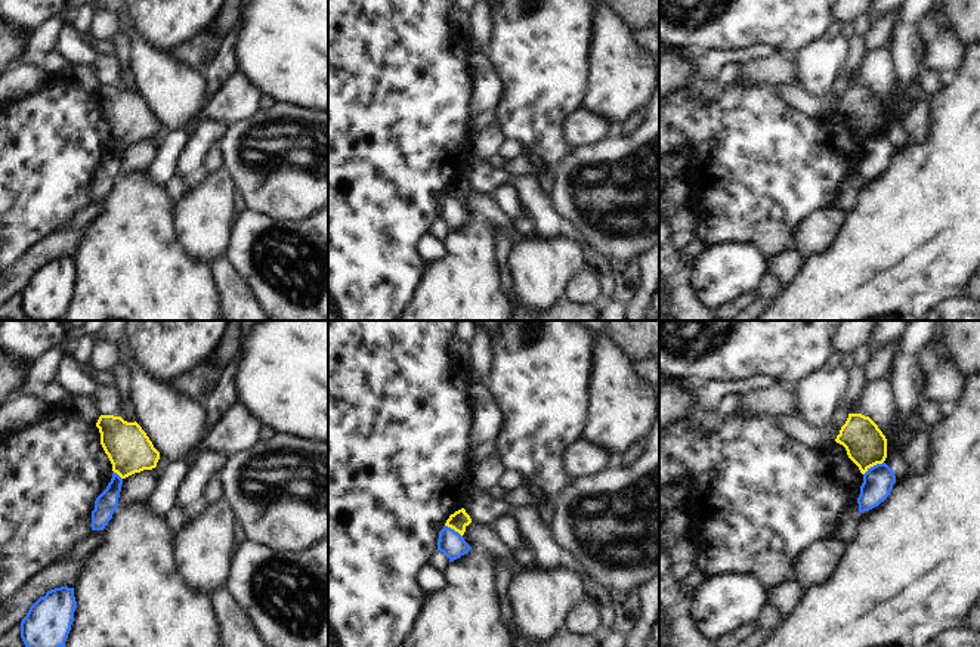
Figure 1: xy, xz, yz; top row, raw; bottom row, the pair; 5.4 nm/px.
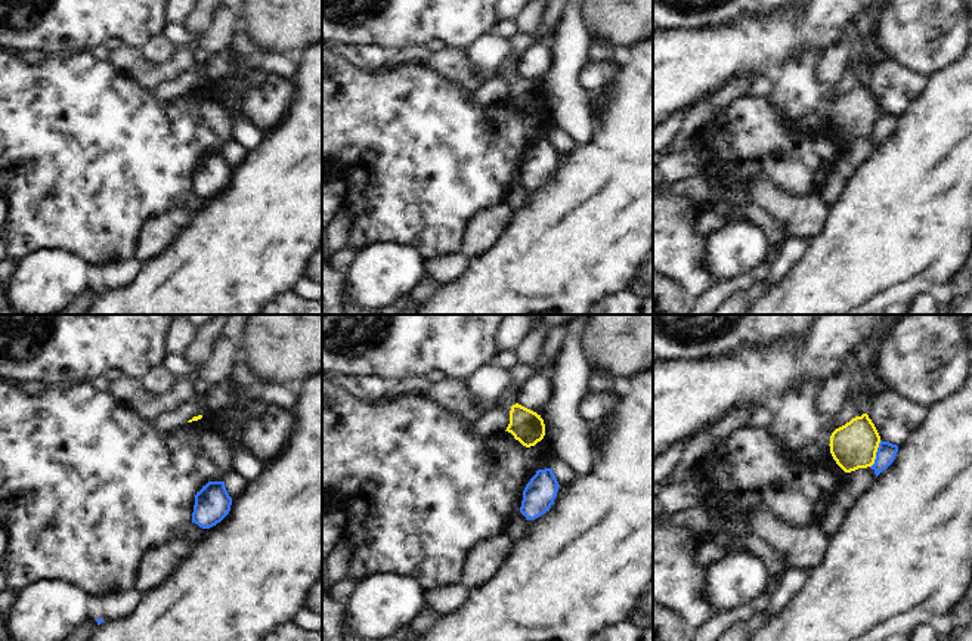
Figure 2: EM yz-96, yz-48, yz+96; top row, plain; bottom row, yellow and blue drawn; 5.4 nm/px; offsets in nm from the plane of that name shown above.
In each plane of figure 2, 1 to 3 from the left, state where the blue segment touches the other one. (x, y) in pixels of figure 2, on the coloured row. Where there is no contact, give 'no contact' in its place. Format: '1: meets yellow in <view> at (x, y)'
1: no contact
2: no contact
3: meets yellow in yz+96 at (875, 454)

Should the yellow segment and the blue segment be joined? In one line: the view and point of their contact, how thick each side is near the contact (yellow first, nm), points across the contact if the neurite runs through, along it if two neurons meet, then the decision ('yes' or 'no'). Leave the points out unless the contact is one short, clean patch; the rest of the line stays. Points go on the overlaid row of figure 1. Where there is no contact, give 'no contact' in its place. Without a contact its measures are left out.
yz (872, 466) | 220/170 nm | along yz (883, 461), (872, 466), (863, 474) | no

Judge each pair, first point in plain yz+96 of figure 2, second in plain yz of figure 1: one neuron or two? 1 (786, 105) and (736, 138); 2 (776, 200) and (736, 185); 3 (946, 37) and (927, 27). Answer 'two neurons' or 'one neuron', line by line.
1: two neurons
2: two neurons
3: one neuron

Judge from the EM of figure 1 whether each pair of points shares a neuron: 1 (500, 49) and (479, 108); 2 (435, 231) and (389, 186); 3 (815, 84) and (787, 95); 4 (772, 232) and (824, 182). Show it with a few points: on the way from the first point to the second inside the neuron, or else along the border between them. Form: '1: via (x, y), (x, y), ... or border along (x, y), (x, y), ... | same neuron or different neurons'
1: border along (482, 50), (501, 86), (497, 104) | different neurons
2: border along (438, 219), (426, 231) | different neurons
3: border along (800, 84), (813, 95), (824, 95), (829, 89) | different neurons
4: via (782, 219), (810, 191) | same neuron

